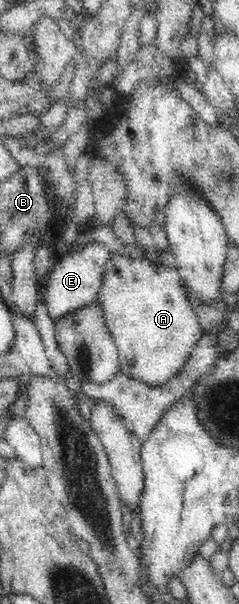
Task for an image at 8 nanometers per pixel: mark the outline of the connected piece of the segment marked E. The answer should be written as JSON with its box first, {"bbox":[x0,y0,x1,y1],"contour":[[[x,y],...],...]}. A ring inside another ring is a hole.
{"bbox":[44,241,119,319],"contour":[[[94,241],[87,243],[76,253],[66,251],[60,255],[54,269],[49,273],[47,285],[44,290],[44,302],[48,308],[48,314],[54,319],[61,318],[75,309],[96,300],[102,289],[104,270],[111,255],[119,255],[111,252],[103,243]]]}

